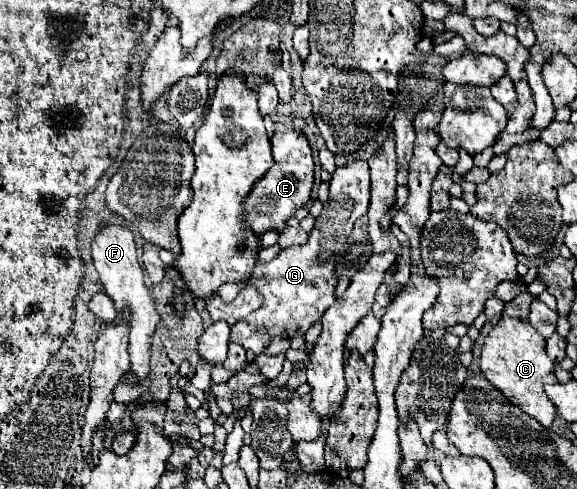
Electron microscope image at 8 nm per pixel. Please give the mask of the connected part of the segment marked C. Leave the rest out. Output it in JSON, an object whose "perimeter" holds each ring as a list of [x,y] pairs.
{"perimeter":[[[501,318],[497,326],[489,332],[481,352],[481,372],[485,374],[485,378],[493,386],[497,386],[505,394],[505,398],[509,398],[509,402],[533,416],[545,428],[553,426],[557,414],[555,406],[543,392],[545,384],[557,382],[553,368],[553,362],[549,362],[549,356],[545,354],[543,336],[529,322],[519,318]]]}

